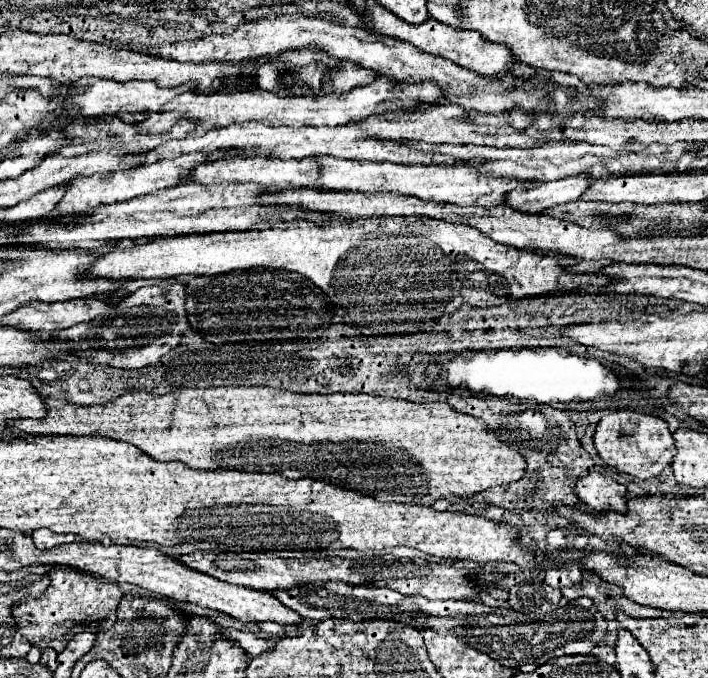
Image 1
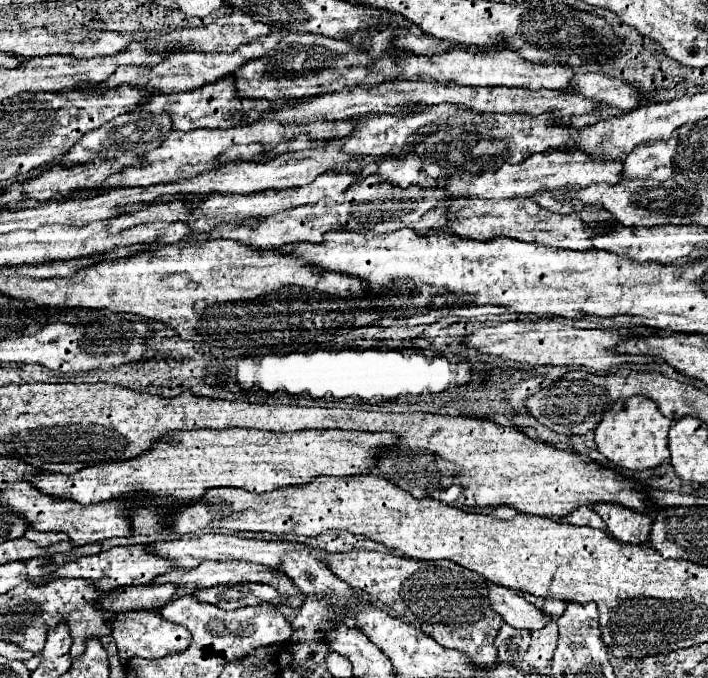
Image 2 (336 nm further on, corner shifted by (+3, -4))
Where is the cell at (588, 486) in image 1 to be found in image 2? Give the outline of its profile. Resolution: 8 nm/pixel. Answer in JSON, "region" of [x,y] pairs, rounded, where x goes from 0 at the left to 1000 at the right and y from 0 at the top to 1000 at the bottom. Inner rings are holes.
{"region":[[[840,742],[835,751],[855,768],[857,783],[880,801],[903,804],[914,795],[919,783],[922,760],[903,757],[897,751],[869,742]]]}

